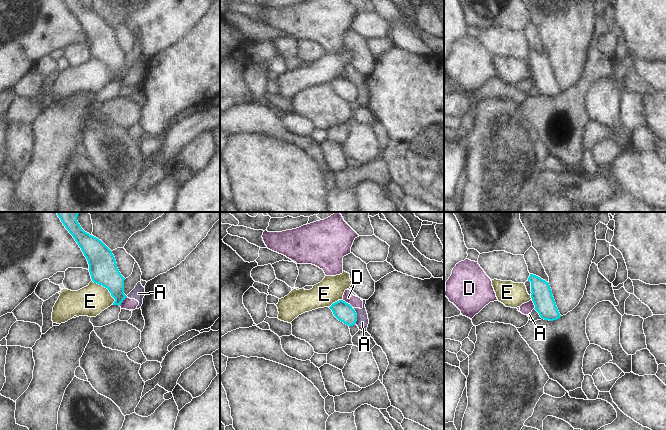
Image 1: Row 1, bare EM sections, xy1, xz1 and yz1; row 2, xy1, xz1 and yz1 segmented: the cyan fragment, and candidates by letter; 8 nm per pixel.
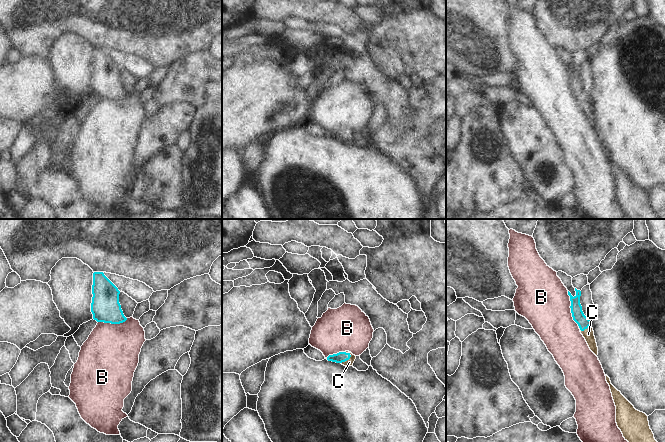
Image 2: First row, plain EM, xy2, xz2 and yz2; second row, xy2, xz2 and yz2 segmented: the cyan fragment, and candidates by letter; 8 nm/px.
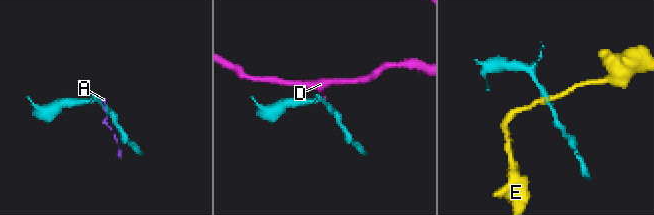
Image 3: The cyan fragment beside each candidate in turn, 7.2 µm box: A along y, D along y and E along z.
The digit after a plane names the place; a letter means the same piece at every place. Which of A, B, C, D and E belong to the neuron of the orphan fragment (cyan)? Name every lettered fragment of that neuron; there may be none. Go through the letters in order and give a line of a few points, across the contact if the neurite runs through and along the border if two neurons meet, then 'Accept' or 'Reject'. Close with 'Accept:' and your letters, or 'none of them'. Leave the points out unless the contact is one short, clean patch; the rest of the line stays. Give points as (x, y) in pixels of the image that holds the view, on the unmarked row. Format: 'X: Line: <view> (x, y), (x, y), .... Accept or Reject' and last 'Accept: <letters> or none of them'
A: Reject
B: Reject
C: Line: xz2 (340, 133), (348, 135), (349, 138). Accept
D: Line: xz1 (342, 75), (352, 82). Reject
E: Line: xy1 (92, 56), (108, 66), (114, 75), (113, 80). Reject
Accept: C.

